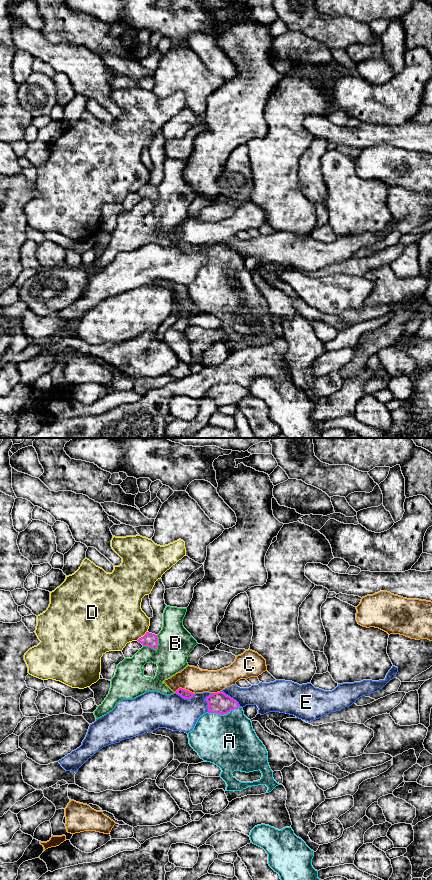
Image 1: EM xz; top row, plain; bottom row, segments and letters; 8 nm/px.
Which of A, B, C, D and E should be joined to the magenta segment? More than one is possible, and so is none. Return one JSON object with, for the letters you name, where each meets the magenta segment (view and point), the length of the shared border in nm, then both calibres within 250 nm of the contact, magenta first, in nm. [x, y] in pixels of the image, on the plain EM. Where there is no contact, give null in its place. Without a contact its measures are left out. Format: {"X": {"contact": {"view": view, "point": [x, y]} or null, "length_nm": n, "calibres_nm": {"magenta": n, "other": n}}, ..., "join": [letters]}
{"A": {"contact": {"view": "xz", "point": [223, 266]}, "length_nm": 260, "calibres_nm": {"magenta": 170, "other": 420}}, "join": ["A"]}

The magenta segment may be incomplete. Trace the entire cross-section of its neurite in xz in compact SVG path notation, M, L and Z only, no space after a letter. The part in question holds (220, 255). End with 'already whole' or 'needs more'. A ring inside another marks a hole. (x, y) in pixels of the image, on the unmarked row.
M224 244L213 245L206 253L208 264L198 270L188 285L189 296L201 311L221 320L219 329L226 334L226 343L266 337L269 345L281 337L274 332L268 304L238 254ZM258 322L262 329L253 334L241 334L232 327L234 323Z | needs more

